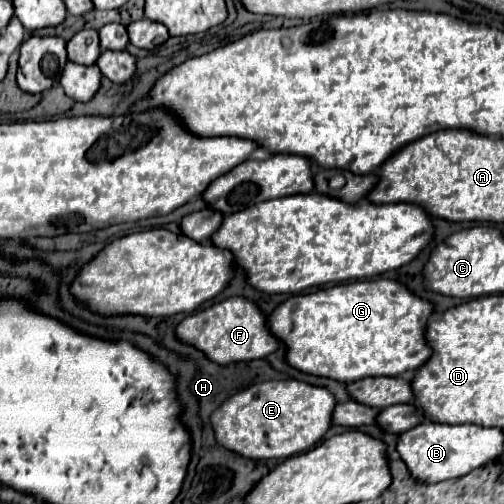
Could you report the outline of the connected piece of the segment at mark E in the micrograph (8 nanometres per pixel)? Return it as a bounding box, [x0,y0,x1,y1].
[209,380,335,460]

